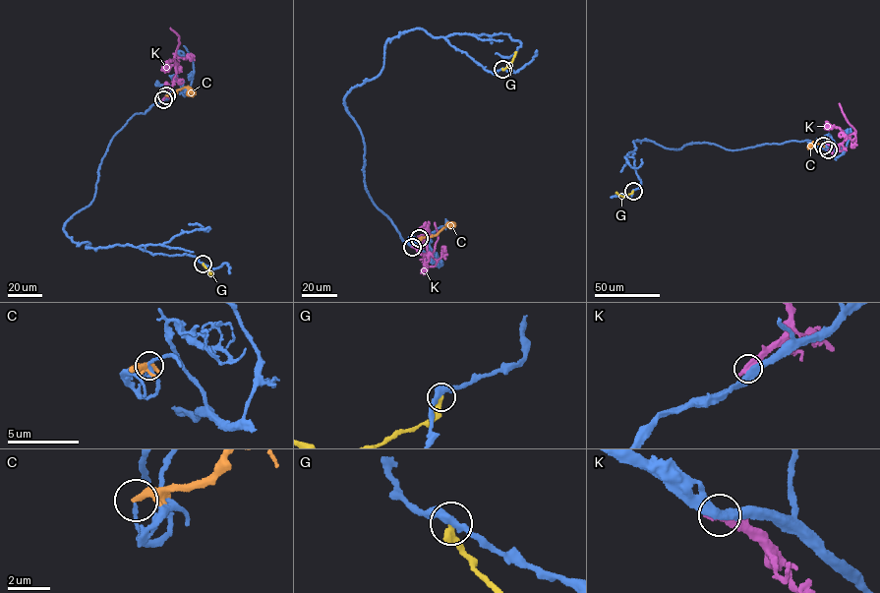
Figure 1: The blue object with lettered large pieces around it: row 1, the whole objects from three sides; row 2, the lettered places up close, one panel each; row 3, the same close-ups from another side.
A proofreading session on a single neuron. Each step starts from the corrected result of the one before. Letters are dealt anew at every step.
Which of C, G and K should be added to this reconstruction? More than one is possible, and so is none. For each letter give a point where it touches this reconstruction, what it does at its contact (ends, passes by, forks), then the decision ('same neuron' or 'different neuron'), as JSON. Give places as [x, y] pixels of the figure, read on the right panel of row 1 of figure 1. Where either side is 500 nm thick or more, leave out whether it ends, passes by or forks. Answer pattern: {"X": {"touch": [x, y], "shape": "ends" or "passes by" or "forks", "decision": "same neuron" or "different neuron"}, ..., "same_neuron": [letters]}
{"C": {"touch": [823, 146], "shape": "ends", "decision": "different neuron"}, "G": {"touch": [633, 191], "shape": "ends", "decision": "different neuron"}, "K": {"touch": [828, 149], "shape": "ends", "decision": "different neuron"}, "same_neuron": []}

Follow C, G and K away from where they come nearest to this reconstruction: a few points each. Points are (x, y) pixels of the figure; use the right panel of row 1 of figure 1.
C: (823, 146), (814, 143), (807, 148)
G: (633, 191), (623, 196), (616, 193)
K: (828, 149), (855, 133), (839, 103)

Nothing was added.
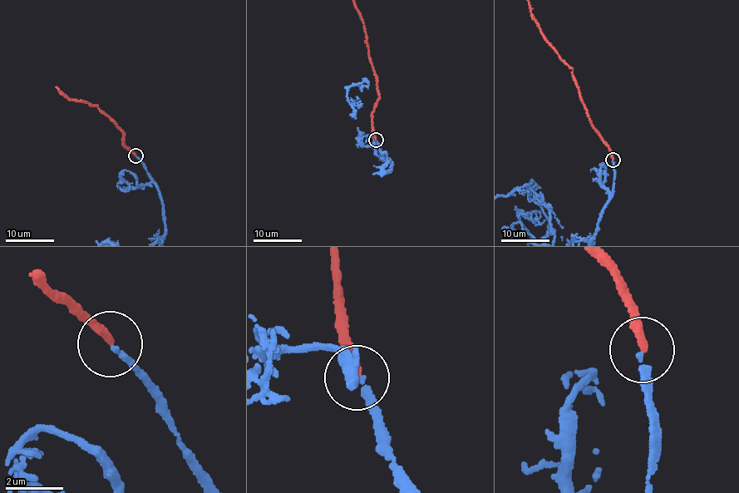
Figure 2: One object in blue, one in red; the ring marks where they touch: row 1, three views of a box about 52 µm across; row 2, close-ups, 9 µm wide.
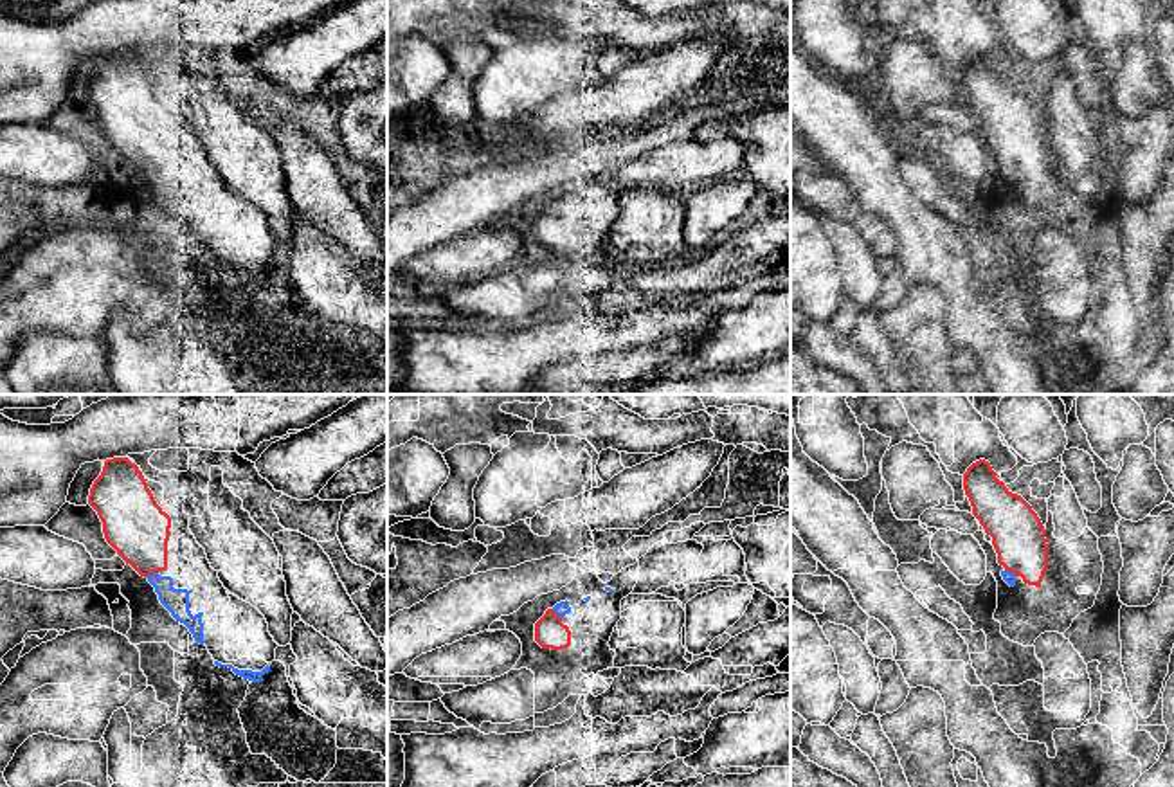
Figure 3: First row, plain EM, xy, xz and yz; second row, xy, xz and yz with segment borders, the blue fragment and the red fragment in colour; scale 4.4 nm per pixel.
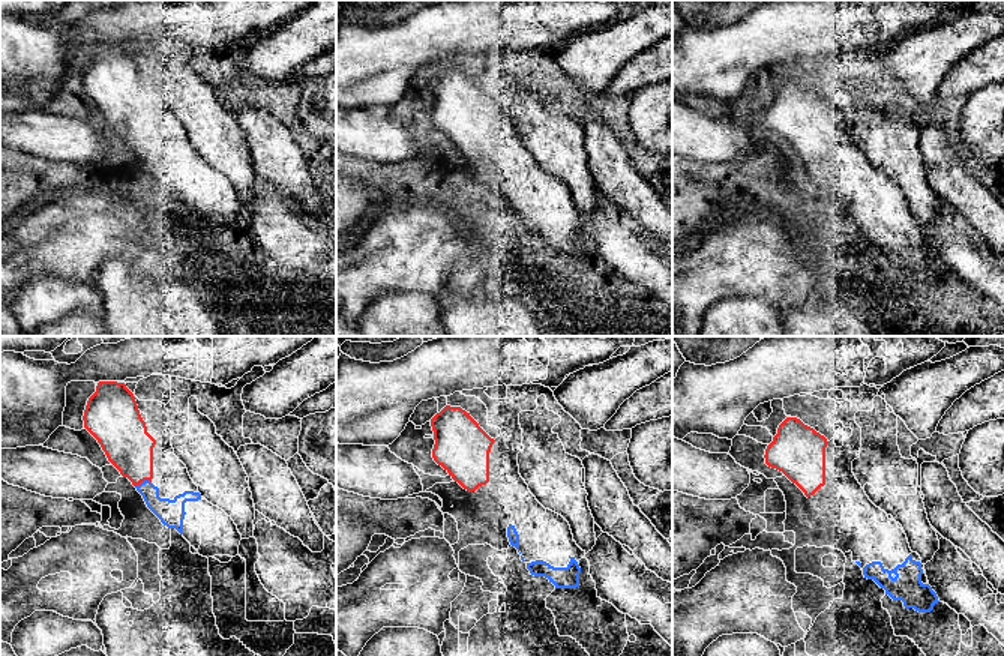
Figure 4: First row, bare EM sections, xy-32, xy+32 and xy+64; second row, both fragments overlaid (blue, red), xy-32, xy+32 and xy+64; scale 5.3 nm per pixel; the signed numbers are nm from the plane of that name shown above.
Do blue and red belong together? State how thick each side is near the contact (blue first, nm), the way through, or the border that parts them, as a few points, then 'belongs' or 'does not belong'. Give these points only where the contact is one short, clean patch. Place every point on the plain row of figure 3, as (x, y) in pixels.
110 nm thick on the blue side, 280 nm on the other; belongs

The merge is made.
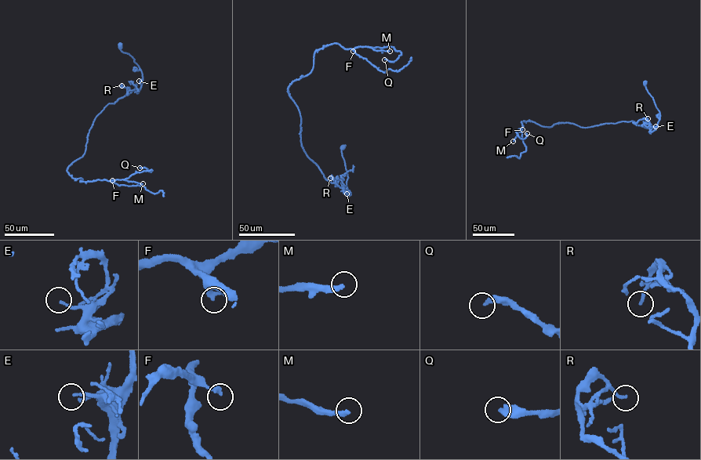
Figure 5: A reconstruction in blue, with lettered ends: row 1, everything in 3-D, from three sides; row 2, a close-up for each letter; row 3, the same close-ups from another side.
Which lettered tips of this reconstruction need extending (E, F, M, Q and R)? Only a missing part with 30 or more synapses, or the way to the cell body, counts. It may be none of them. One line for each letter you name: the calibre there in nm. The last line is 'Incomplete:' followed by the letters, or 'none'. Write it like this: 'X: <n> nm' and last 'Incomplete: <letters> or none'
M: 280 nm
Incomplete: M

